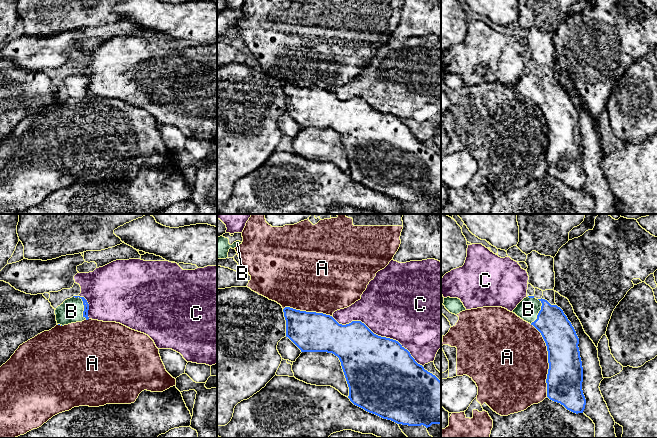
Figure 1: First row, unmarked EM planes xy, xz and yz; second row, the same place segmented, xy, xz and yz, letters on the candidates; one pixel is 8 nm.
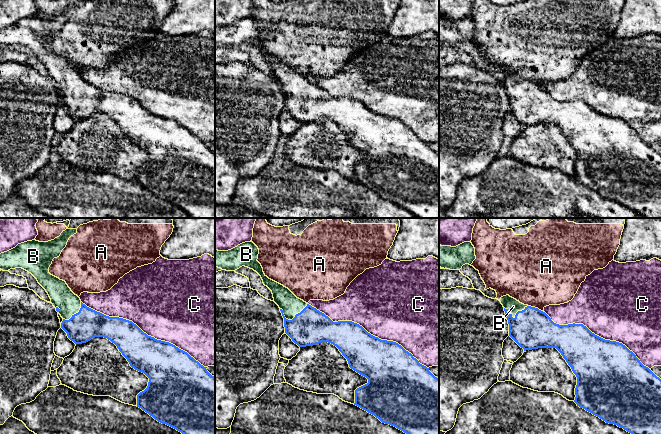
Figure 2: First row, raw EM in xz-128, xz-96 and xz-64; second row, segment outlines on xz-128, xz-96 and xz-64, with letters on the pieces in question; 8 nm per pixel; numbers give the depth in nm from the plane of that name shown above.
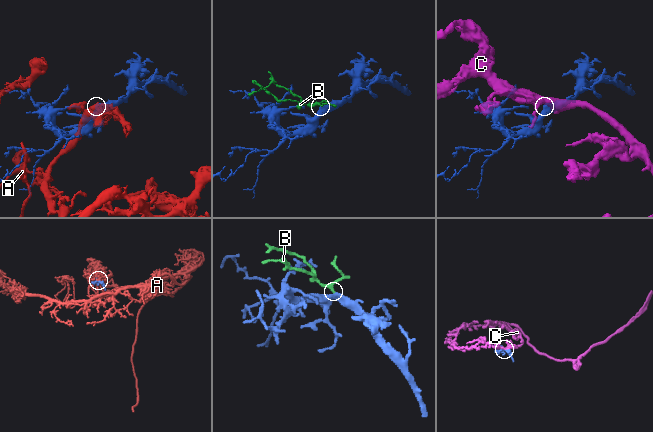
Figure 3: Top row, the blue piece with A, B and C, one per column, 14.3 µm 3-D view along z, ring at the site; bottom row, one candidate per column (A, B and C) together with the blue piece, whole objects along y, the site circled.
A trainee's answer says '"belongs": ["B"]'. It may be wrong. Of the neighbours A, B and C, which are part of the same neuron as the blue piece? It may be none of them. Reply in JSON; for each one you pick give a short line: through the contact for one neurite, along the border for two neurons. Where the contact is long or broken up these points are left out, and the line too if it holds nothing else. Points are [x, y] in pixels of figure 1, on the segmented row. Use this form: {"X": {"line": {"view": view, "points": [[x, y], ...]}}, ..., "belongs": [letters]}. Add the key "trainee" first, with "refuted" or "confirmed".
{"trainee": "confirmed", "B": {"line": {"view": "xy", "points": [[86, 306], [83, 304], [71, 311]]}}, "belongs": ["B"]}

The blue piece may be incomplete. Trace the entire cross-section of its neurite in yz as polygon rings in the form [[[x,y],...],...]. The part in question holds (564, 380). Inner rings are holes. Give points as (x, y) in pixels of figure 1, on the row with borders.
[[[527,296],[512,312],[533,325],[546,343],[549,363],[546,379],[547,397],[573,413],[583,413],[586,399],[582,390],[583,367],[578,347],[579,338],[563,310],[545,299]]]

